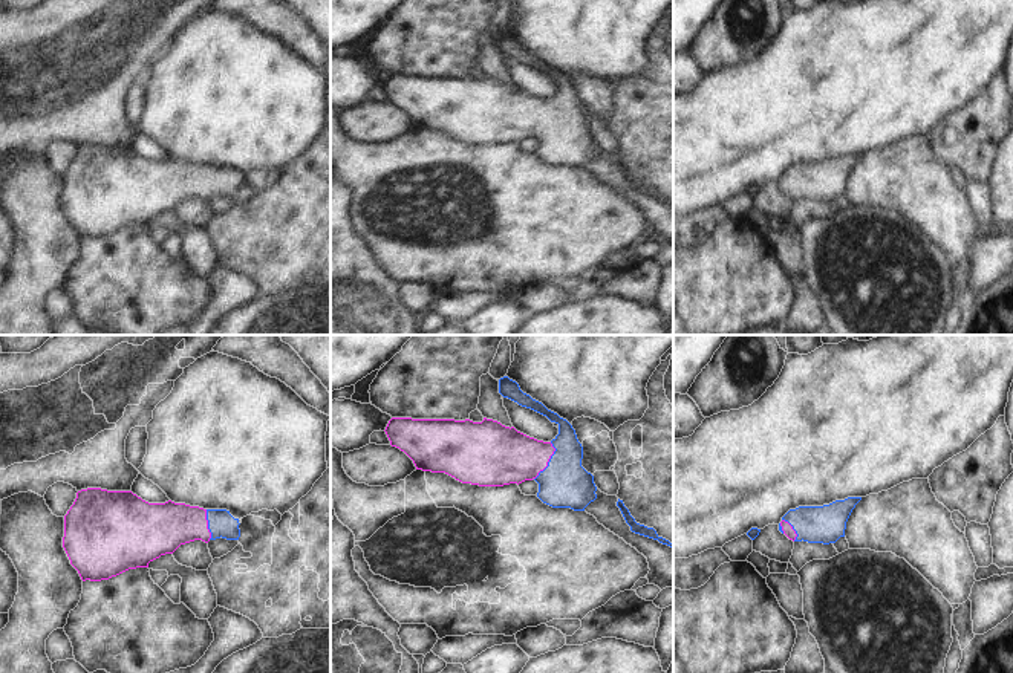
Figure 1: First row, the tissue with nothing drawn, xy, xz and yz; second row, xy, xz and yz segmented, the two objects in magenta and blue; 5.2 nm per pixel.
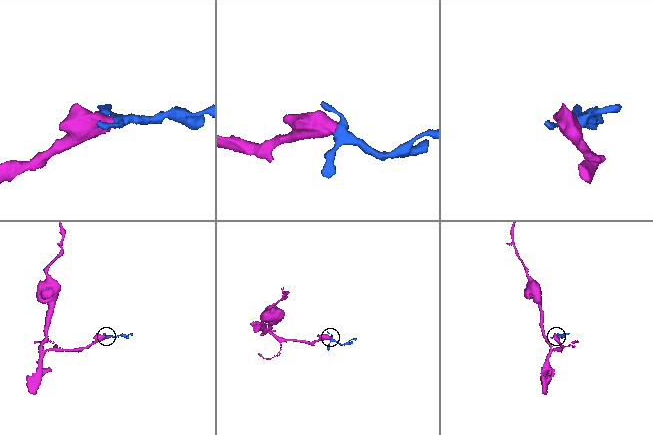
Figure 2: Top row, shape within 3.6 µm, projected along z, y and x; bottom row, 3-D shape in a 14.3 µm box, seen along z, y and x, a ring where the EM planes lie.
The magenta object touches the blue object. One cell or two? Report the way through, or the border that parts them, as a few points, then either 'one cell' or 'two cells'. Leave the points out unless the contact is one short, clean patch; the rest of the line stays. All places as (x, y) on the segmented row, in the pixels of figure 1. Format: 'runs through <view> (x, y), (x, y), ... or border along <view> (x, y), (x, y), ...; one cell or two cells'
runs through xz (501, 456), (548, 461), (559, 471), (563, 484); one cell

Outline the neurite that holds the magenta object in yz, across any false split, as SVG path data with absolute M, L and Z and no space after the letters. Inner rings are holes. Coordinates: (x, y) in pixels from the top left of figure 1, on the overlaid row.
M848 497L823 506L790 509L779 523L779 531L793 541L835 543L845 537L846 522L862 497Z

